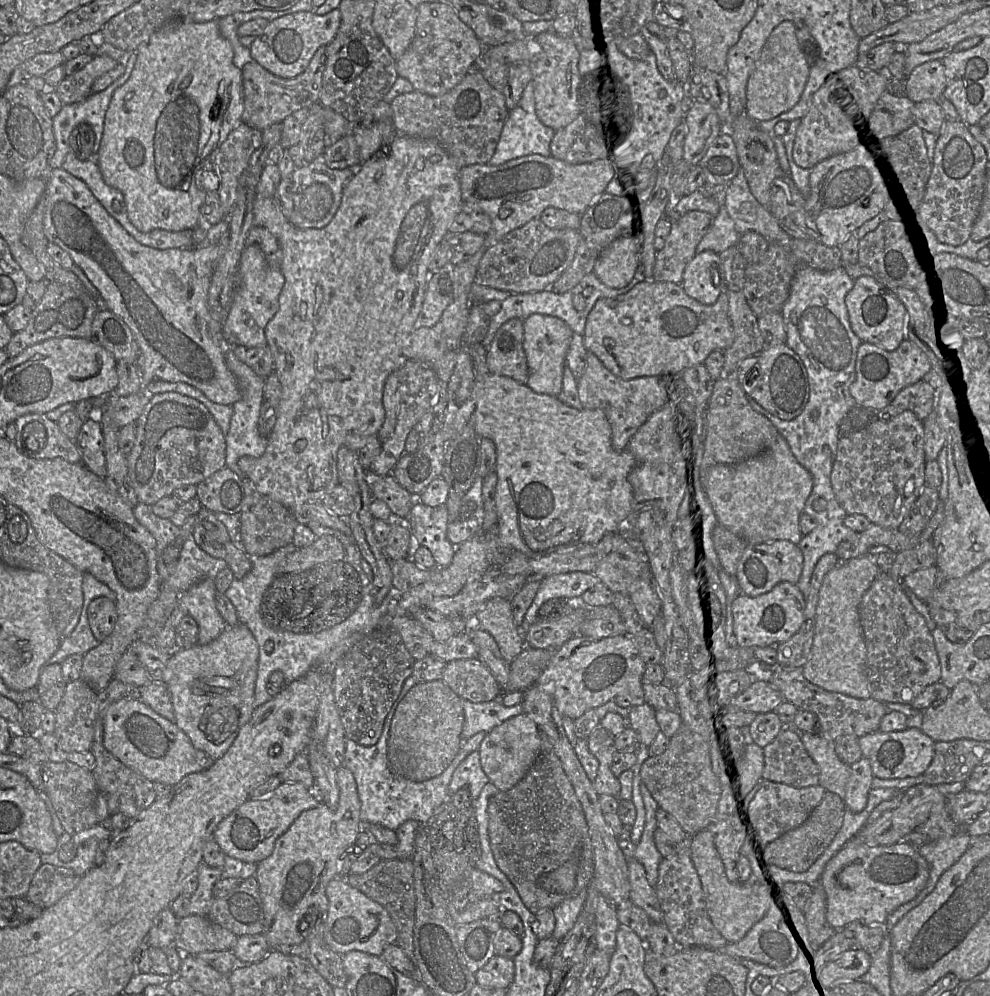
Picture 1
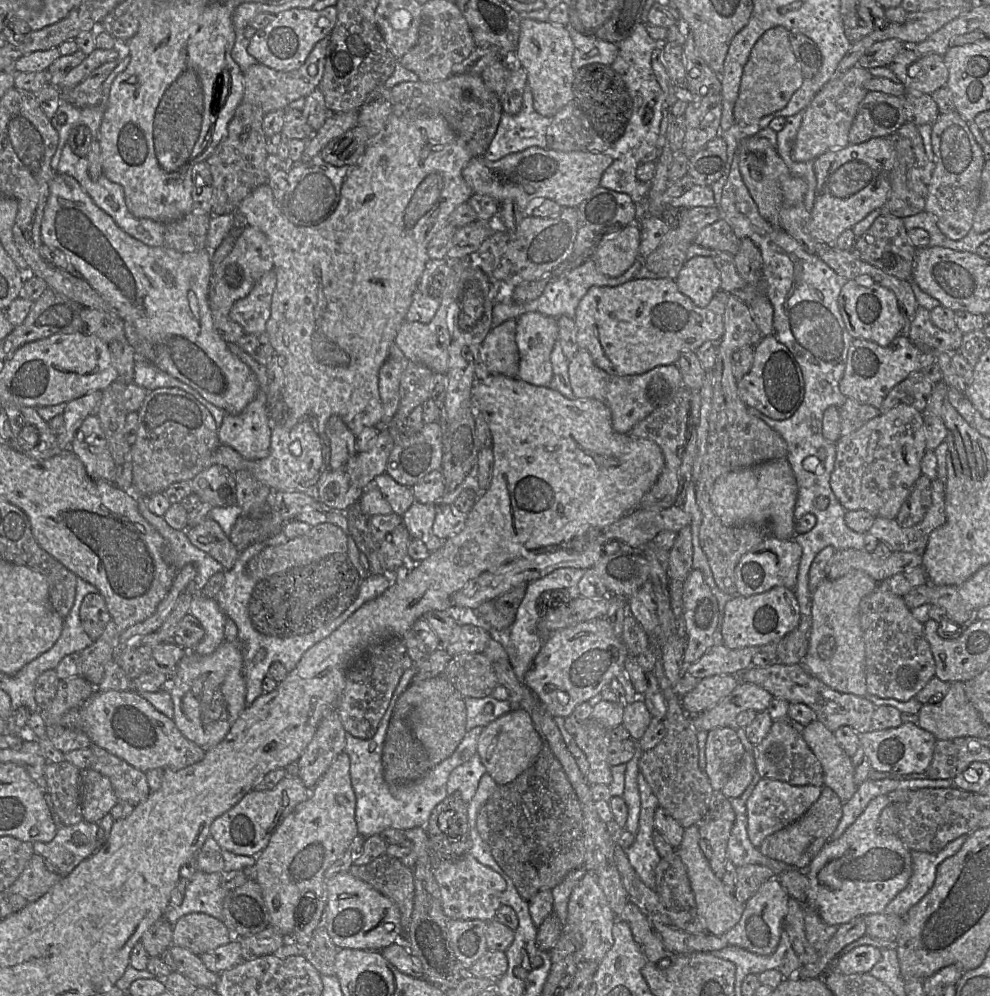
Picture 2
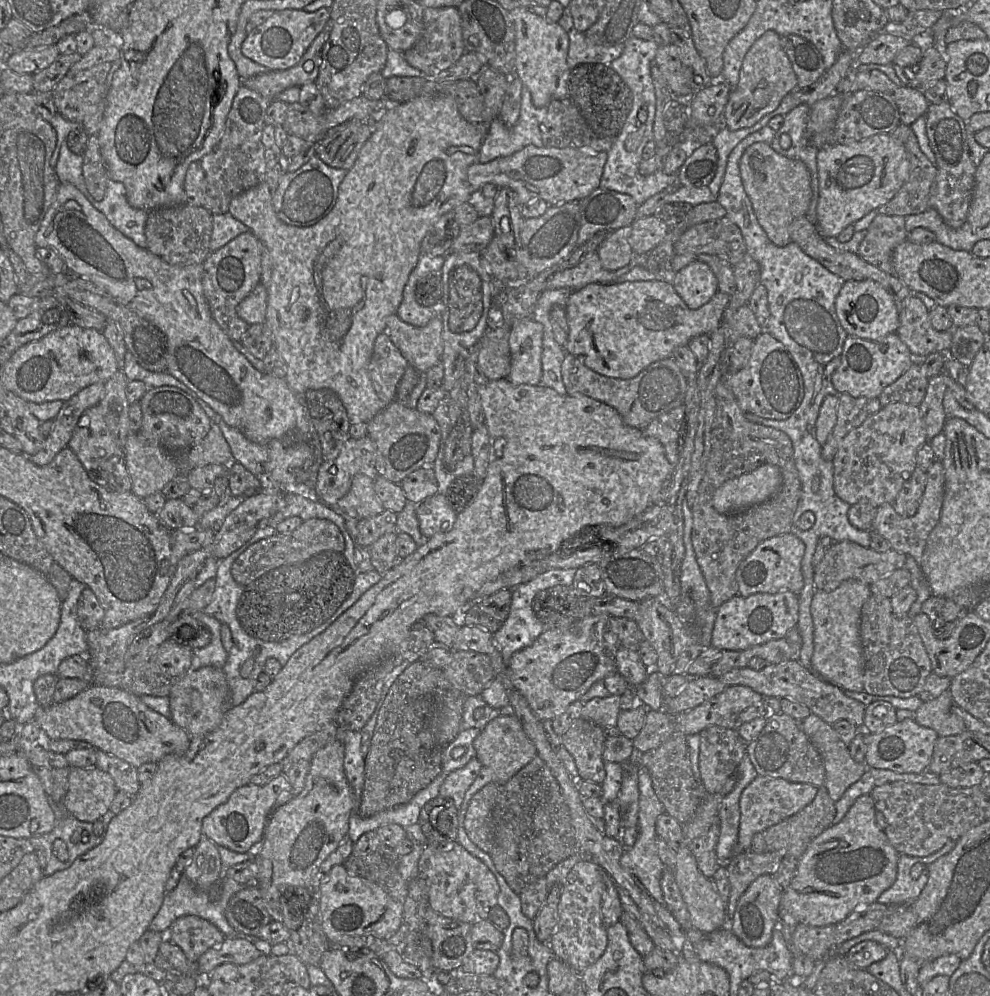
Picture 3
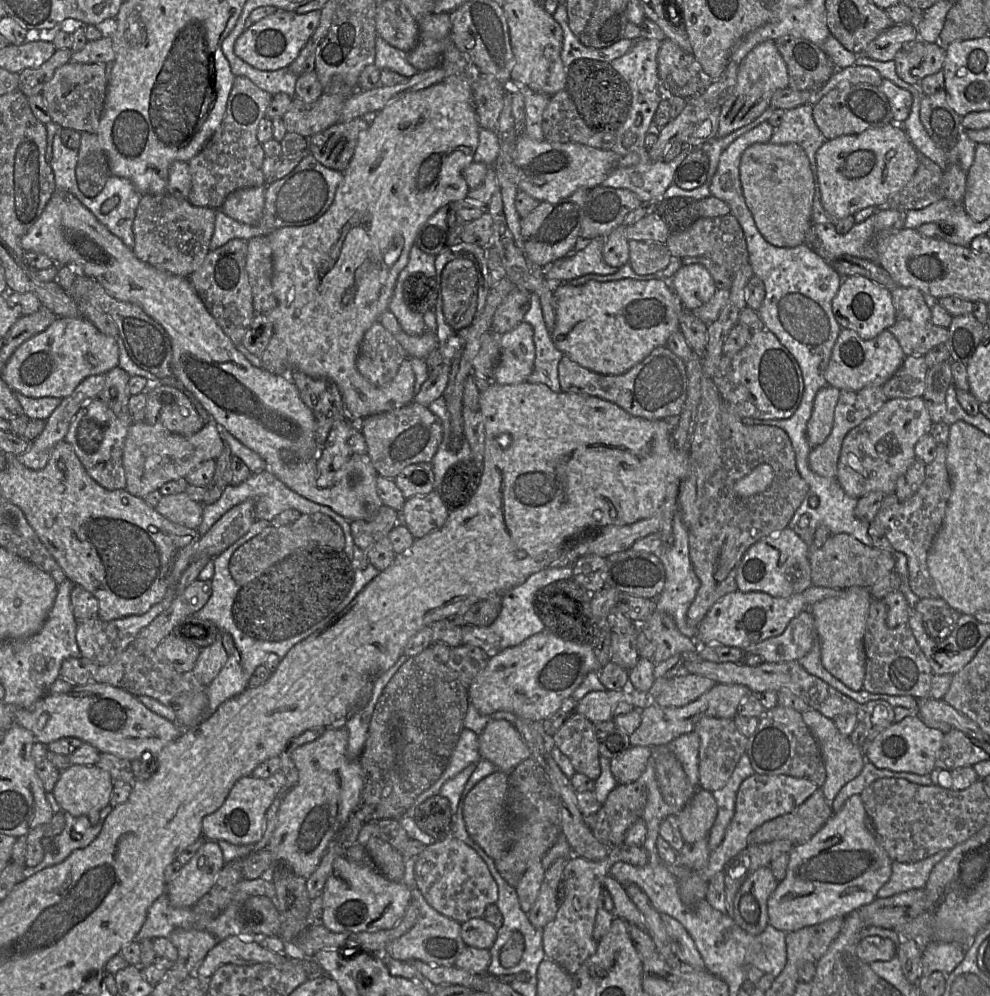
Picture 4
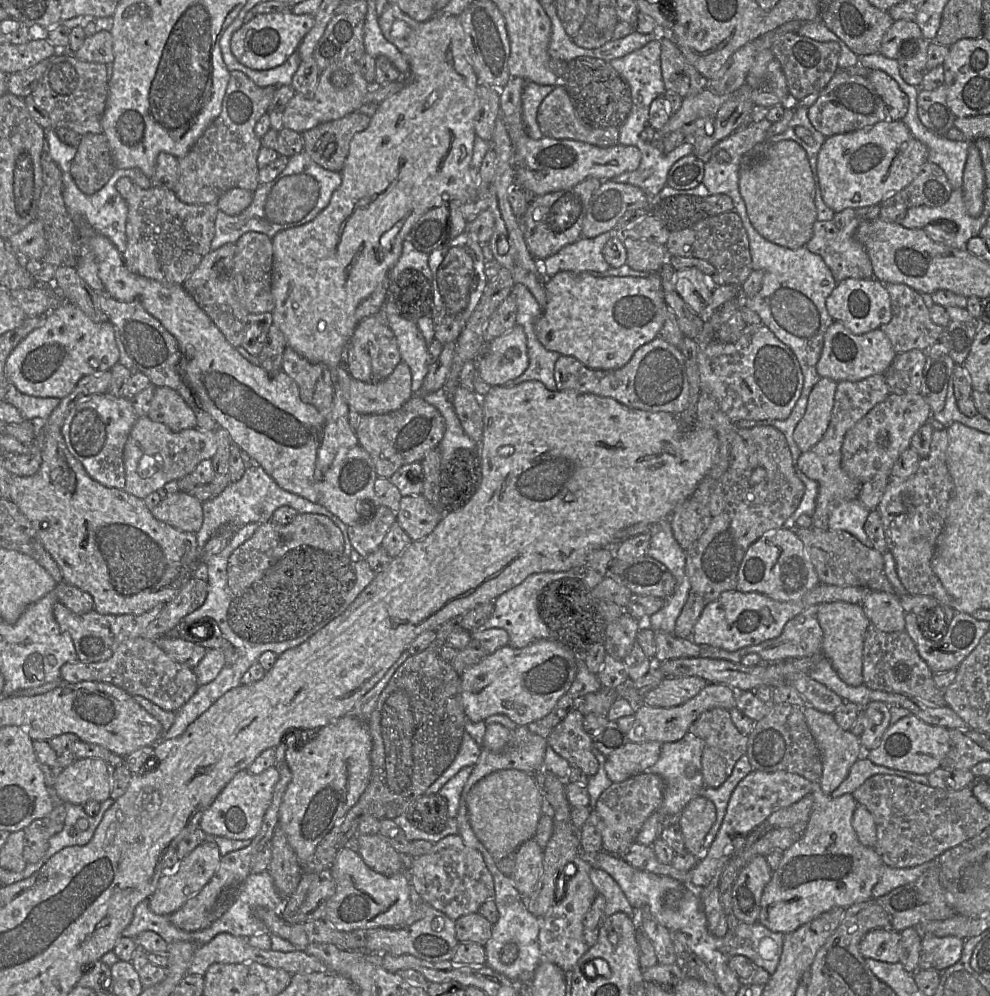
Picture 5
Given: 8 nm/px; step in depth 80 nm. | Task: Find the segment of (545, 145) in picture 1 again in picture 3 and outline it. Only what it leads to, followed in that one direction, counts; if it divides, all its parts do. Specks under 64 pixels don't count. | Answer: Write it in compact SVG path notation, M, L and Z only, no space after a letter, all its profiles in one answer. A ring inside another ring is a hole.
M523 86L518 121L512 127L507 127L500 118L492 121L483 139L478 162L486 163L510 156L528 145L544 147L540 126L547 112L547 107L534 106L529 89Z

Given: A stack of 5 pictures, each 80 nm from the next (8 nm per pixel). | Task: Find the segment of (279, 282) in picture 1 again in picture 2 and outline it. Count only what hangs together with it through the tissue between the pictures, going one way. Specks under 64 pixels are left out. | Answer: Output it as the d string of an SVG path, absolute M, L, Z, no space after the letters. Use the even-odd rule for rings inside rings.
M272 270L259 279L246 297L232 305L229 316L243 328L245 334L266 332L276 282L277 277Z

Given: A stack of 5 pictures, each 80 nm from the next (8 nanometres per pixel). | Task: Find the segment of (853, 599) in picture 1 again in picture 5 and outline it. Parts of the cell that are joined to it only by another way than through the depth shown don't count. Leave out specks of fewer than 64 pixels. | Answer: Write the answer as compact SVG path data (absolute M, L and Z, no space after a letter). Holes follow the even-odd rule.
M843 601L822 603L818 606L817 620L823 632L822 653L830 661L839 677L850 686L863 682L863 644L870 623L861 604Z

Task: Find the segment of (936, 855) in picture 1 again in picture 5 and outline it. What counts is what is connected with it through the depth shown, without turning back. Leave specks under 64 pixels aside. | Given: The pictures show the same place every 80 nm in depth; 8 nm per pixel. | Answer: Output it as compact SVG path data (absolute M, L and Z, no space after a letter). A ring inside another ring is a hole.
M937 858L914 867L907 868L893 868L884 865L879 881L872 889L872 898L880 898L898 887L916 881L926 870L934 865L937 865Z

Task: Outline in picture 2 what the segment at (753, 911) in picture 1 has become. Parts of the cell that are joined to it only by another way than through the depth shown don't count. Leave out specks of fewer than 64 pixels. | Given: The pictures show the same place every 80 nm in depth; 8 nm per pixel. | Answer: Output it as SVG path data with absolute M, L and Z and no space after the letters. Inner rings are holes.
M692 825L684 829L683 838L675 849L686 867L688 879L694 894L697 913L703 920L706 932L712 935L721 936L732 929L740 920L745 908L745 903L736 899L732 892L729 892L721 878L712 871L710 864L699 846L699 825Z

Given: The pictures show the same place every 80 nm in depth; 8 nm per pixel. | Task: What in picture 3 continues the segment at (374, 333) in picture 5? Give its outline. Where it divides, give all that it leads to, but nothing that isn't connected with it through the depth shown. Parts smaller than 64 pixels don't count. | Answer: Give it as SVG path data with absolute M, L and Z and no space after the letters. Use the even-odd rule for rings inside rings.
M384 331L374 342L368 371L373 387L381 400L395 400L398 384L408 367L408 362L389 335Z

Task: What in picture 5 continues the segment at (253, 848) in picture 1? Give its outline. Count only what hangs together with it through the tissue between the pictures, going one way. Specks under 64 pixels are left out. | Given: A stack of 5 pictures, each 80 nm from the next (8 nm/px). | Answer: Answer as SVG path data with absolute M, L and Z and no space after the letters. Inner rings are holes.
M273 766L260 774L241 770L227 783L200 819L199 827L209 837L225 837L236 840L252 840L259 832L273 796L273 789L280 776Z

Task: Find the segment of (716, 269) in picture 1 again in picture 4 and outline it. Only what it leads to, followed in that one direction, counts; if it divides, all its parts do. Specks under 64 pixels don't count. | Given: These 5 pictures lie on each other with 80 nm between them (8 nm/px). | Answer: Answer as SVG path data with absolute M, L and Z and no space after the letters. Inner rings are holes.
M701 264L683 265L669 284L683 307L690 311L707 303L717 290L709 271Z

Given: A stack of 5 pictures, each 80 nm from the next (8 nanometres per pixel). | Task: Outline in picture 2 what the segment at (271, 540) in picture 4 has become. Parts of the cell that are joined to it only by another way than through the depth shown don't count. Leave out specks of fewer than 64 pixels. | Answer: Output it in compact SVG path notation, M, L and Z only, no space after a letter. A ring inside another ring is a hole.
M320 523L312 526L304 536L289 539L287 542L275 546L266 546L247 564L248 575L260 581L268 576L291 568L308 565L333 554L347 554L348 539L343 530L333 523Z

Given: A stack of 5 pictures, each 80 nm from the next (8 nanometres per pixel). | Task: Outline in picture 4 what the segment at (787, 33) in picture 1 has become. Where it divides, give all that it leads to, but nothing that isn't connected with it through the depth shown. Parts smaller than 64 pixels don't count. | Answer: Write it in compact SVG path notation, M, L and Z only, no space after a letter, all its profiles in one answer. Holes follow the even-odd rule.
M768 40L755 46L739 64L736 86L720 110L716 138L723 138L760 117L770 107L773 94L788 86L787 66L775 42Z

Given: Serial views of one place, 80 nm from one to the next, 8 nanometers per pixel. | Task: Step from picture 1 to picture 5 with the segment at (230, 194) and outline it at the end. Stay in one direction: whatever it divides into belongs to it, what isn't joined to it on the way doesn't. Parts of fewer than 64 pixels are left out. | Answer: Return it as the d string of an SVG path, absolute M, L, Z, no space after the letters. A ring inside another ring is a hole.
M241 71L230 72L219 116L209 125L189 152L178 158L179 179L174 193L181 201L187 204L217 204L220 196L232 188L243 188L252 192L257 189L260 184L257 158L262 144L261 138L256 135L254 128L258 120L268 113L275 91L276 87L274 86L257 86Z

